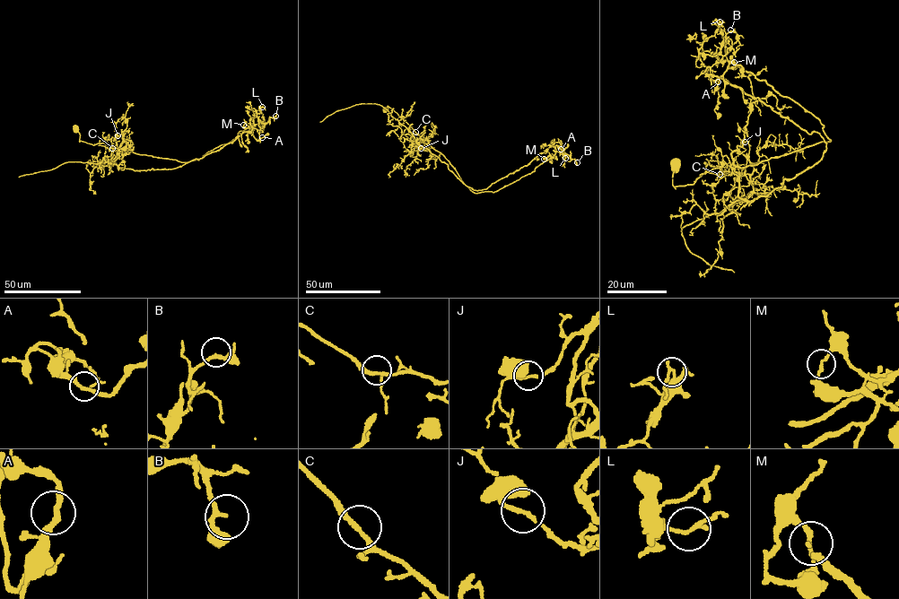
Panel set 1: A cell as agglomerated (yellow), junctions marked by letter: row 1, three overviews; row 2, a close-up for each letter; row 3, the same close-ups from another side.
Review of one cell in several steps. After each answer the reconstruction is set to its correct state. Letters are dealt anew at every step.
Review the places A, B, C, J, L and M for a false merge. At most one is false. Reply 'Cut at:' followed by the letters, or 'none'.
Cut at: M

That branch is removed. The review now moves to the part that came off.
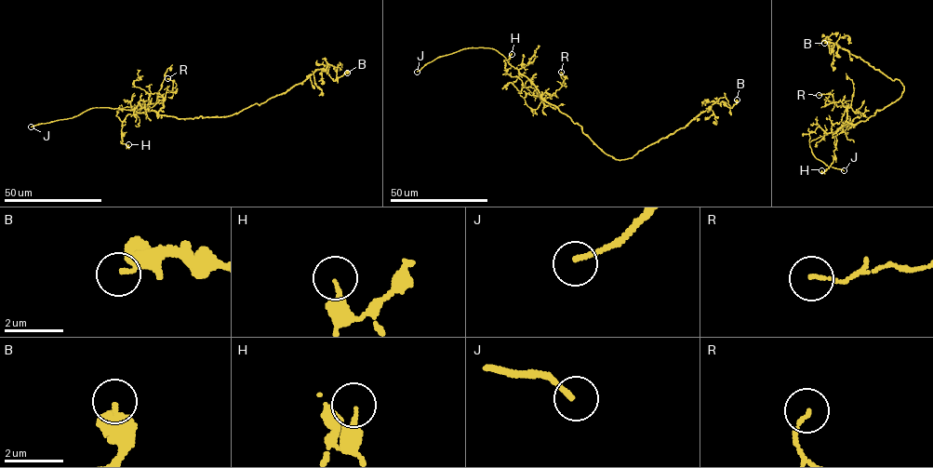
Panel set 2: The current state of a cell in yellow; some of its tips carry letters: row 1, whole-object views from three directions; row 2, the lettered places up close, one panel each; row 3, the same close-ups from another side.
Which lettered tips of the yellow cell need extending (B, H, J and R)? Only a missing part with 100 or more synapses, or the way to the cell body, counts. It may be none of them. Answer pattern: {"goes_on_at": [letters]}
{"goes_on_at": ["J"]}

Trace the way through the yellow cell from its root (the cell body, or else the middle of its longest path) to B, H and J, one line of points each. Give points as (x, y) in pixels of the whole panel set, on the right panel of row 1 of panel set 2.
B: (887, 106), (903, 90), (899, 79), (822, 40), (827, 36), (830, 53), (833, 44), (824, 43)
H: (887, 106), (853, 125), (846, 121), (848, 106), (843, 131), (835, 136), (833, 161), (821, 170)
J: (887, 106), (865, 120), (845, 124), (835, 131), (810, 141), (816, 158), (844, 170)

